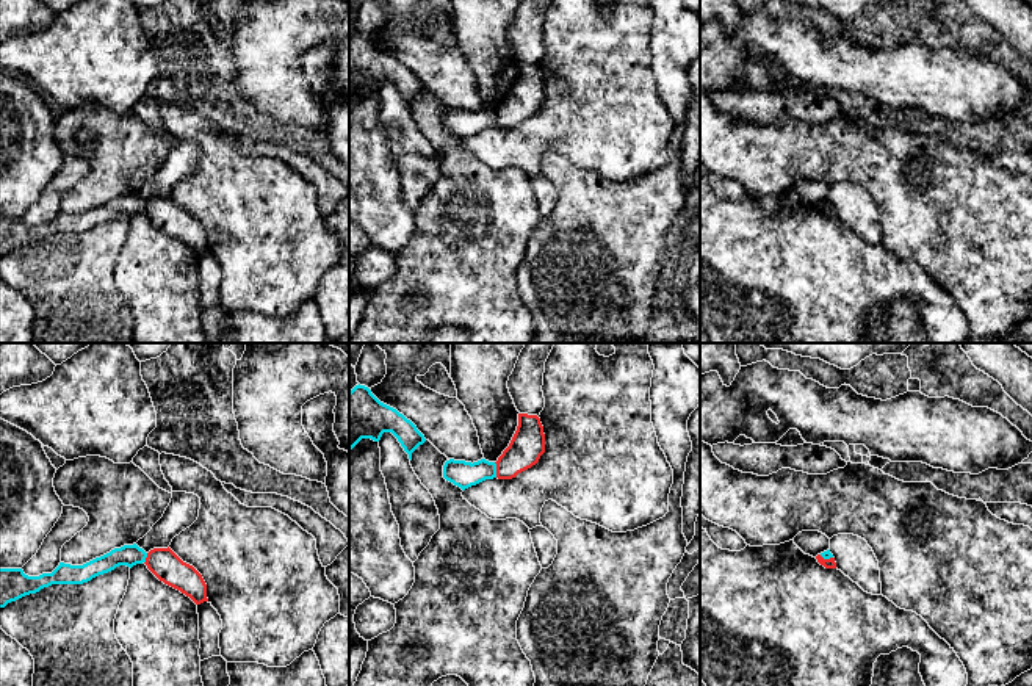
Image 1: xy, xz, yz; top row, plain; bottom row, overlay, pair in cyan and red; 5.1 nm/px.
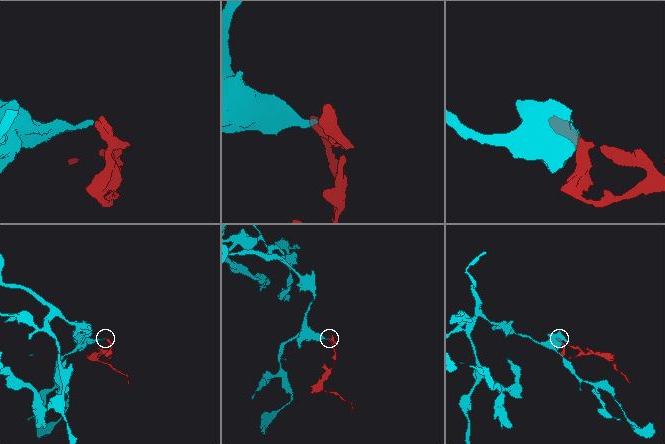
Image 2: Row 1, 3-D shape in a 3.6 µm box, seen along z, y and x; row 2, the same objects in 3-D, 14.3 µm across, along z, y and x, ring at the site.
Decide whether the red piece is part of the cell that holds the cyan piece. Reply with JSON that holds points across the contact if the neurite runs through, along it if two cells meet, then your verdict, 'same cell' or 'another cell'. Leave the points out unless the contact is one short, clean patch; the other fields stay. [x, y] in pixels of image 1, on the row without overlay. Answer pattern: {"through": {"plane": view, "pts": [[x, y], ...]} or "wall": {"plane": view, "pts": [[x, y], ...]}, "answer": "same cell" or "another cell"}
{"answer": "another cell"}

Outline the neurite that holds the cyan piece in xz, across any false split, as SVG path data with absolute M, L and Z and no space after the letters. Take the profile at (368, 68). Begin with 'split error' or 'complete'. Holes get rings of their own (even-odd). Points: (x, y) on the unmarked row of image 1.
complete | M355 34L349 41L349 100L362 89L379 91L384 81L392 81L412 110L412 102L426 91L417 75L396 58L381 52L368 36Z

